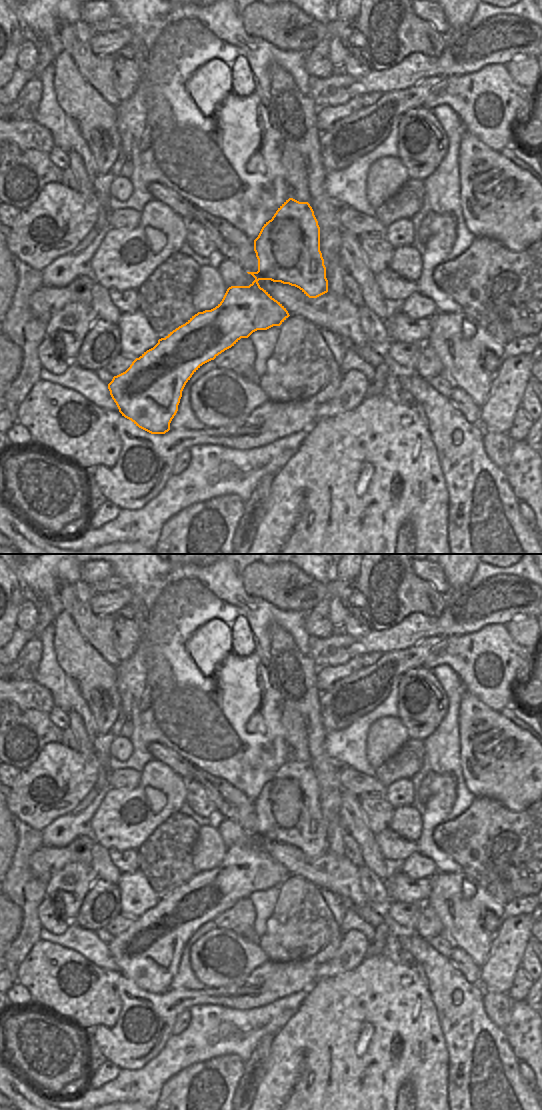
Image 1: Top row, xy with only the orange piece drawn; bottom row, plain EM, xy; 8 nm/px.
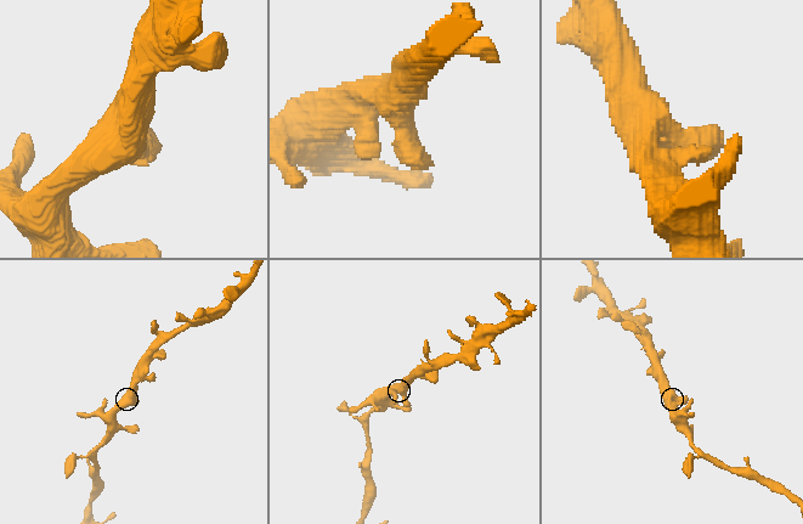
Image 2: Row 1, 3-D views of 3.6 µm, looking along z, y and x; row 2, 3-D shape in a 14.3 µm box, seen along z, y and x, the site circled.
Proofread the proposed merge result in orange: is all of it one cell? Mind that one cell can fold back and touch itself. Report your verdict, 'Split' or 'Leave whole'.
Leave whole.

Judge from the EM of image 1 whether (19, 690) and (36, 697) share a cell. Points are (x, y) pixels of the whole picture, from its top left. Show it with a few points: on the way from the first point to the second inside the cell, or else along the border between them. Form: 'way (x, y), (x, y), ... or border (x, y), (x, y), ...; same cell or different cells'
way (23, 693), (32, 696); same cell

